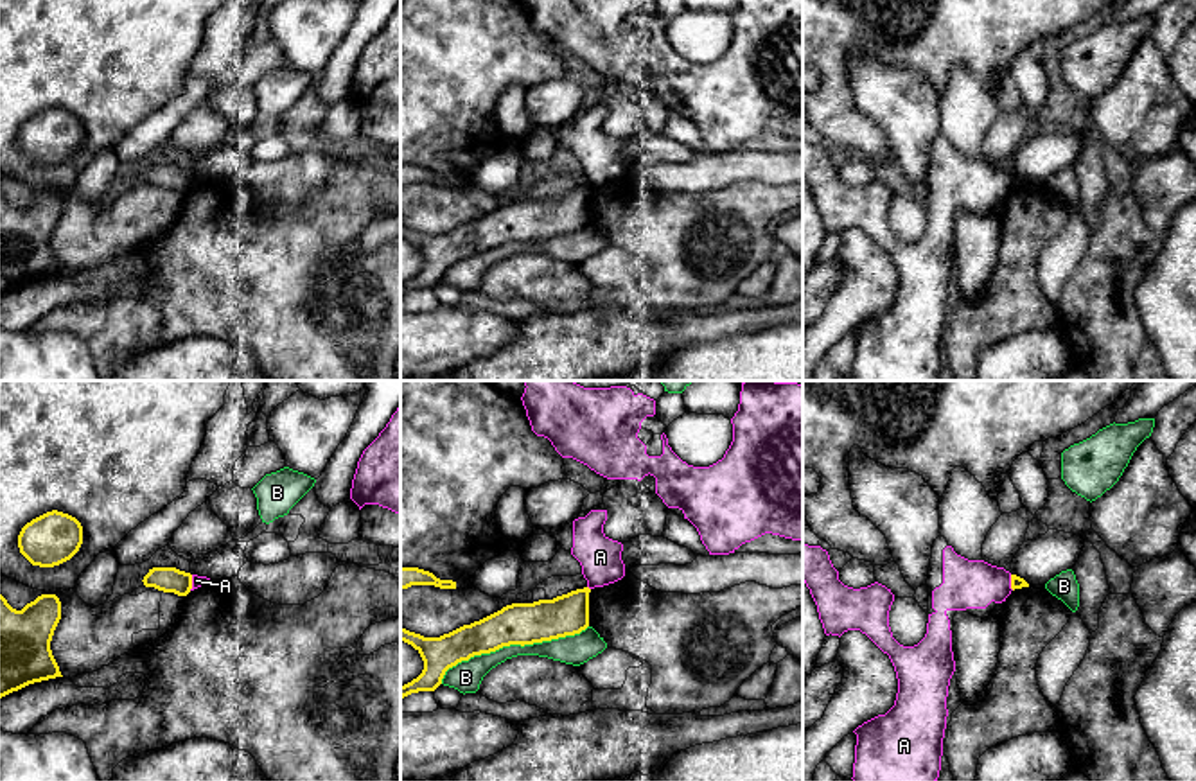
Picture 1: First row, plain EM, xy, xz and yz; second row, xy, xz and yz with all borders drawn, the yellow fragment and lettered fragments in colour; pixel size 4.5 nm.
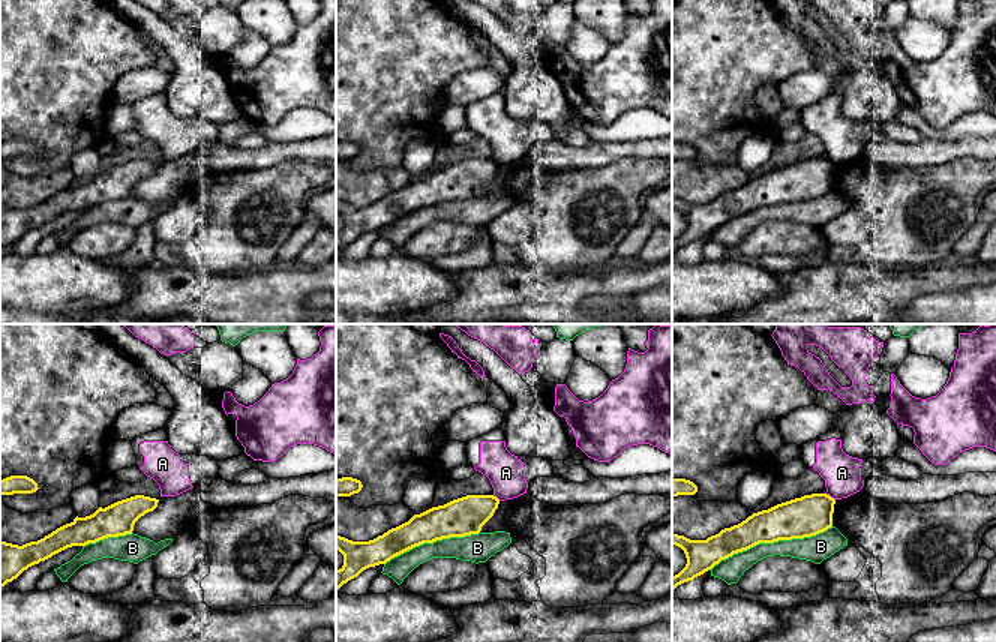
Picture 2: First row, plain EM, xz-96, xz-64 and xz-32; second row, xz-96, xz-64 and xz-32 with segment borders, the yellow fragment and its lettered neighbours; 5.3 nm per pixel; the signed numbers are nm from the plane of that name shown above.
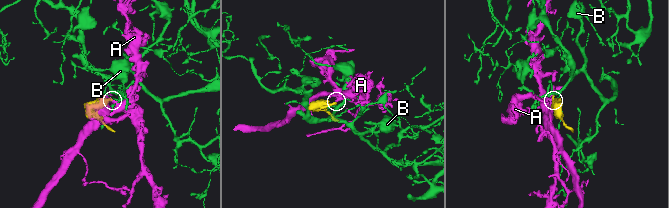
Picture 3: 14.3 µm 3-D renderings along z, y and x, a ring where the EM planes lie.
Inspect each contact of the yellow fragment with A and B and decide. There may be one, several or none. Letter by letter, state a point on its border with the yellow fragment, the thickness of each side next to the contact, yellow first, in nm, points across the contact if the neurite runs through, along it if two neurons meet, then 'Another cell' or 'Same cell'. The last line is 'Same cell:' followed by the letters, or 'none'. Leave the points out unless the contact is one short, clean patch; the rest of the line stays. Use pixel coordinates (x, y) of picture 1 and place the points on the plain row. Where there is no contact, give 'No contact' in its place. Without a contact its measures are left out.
A: Touches yellow at xy (191, 180). Thickness 110 nm (yellow) against 50 nm. Boundary: xy (193, 173), (189, 187). Another cell
B: Touches yellow at xz (510, 241). Thickness 190 nm (yellow) against 140 nm. Another cell
Same cell: none

